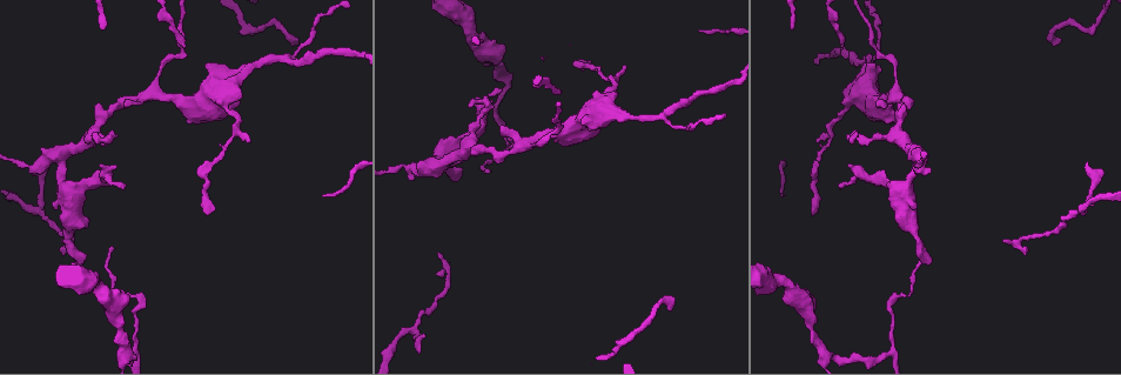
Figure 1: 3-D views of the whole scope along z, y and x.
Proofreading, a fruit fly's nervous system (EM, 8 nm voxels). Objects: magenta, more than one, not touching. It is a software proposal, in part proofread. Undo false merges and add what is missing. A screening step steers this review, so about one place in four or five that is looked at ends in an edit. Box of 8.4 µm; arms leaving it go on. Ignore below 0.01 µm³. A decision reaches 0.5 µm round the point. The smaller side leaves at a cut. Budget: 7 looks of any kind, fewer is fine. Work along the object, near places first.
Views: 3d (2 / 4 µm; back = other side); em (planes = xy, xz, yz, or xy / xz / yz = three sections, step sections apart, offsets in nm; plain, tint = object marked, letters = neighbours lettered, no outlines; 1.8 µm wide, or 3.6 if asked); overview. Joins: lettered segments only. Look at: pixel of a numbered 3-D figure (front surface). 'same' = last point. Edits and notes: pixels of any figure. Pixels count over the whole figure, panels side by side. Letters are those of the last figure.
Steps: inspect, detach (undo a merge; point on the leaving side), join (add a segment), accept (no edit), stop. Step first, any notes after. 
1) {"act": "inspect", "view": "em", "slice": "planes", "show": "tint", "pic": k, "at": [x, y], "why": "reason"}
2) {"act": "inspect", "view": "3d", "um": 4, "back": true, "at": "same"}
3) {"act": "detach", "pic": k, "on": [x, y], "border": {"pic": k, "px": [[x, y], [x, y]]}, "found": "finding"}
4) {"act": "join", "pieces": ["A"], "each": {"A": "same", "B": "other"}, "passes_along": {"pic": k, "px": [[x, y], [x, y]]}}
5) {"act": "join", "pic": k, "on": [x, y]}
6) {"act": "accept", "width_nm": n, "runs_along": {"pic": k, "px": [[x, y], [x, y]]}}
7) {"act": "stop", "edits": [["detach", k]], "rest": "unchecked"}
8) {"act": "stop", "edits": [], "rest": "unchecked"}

{"act": "inspect", "view": "3d", "um": 2, "pic": 1, "at": [474, 103], "why": "thin end"}

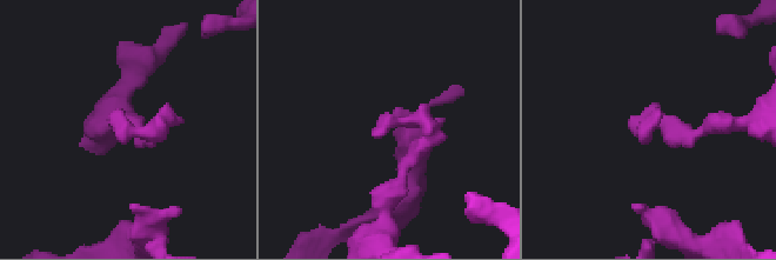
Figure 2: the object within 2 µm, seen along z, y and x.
{"act": "inspect", "view": "em", "um": 3.6, "slice": "xz", "step": 4, "show": "tint", "pic": 2, "at": [122, 113]}

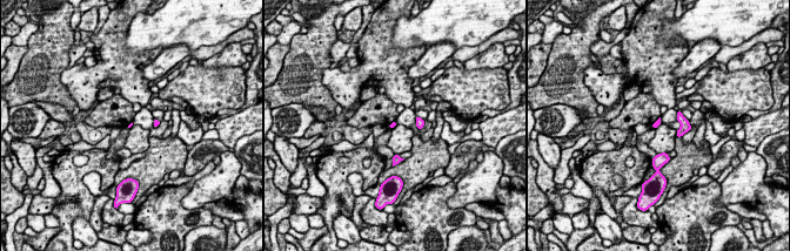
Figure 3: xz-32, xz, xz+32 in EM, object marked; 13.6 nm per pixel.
{"act": "inspect", "view": "em", "um": 3.6, "slice": "planes", "show": "letters", "at": "same", "why": "another direction"}

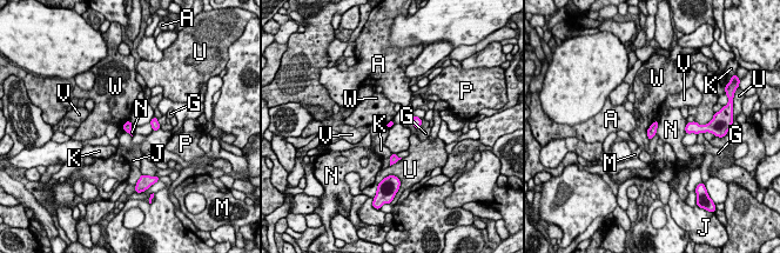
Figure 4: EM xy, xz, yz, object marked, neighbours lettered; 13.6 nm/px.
{"act": "accept", "width_nm": 70, "each": {"A": "other", "G": "other", "J": "other", "K": "other", "M": "other", "N": "other", "P": "other", "U": "other", "V": "other", "W": "other"}, "border": {"pic": 4, "px": [[658, 120], [656, 133]]}, "found": "no lettered segment goes on from it"}

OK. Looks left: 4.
{"act": "inspect", "view": "3d", "um": 4, "pic": 1, "at": [207, 215]}

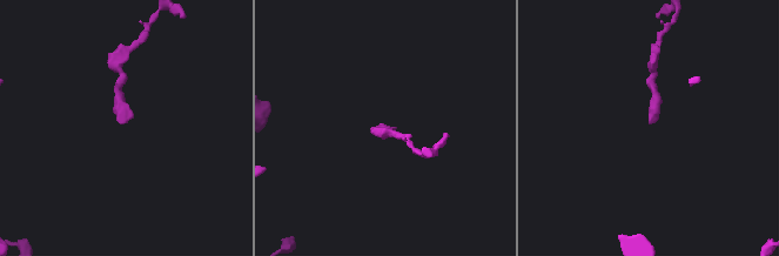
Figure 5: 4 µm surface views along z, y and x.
{"act": "inspect", "view": "em", "um": 3.6, "slice": "planes", "show": "tint", "pic": 5, "at": [650, 121], "why": "need the tissue"}

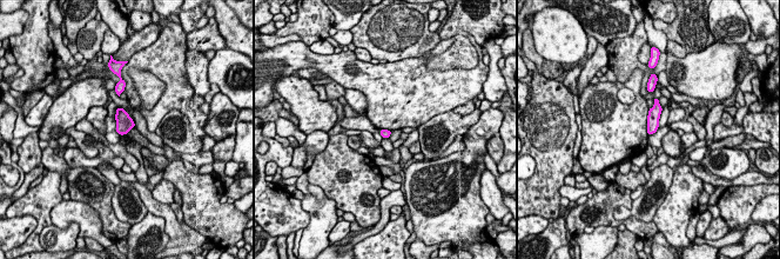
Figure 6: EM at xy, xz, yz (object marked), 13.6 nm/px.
{"act": "inspect", "view": "em", "um": 3.6, "slice": "planes", "show": "letters", "at": "same", "why": "see the neighbours"}

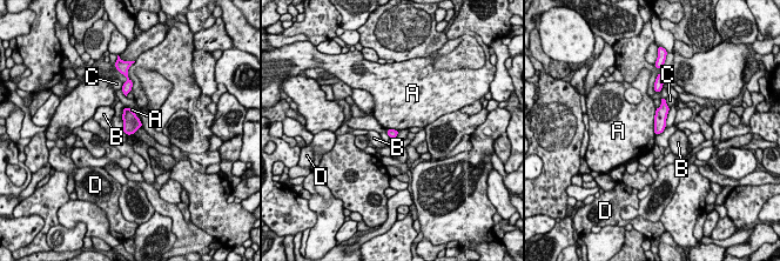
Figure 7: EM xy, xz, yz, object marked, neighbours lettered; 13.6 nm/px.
{"act": "accept", "width_nm": 130, "each": {"A": "other", "B": "other", "C": "other", "D": "other"}, "border": {"pic": 7, "px": [[656, 108], [654, 134]]}, "found": "no lettered segment goes on from it"}

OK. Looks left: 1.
{"act": "stop", "edits": [], "rest": "unchecked"}

